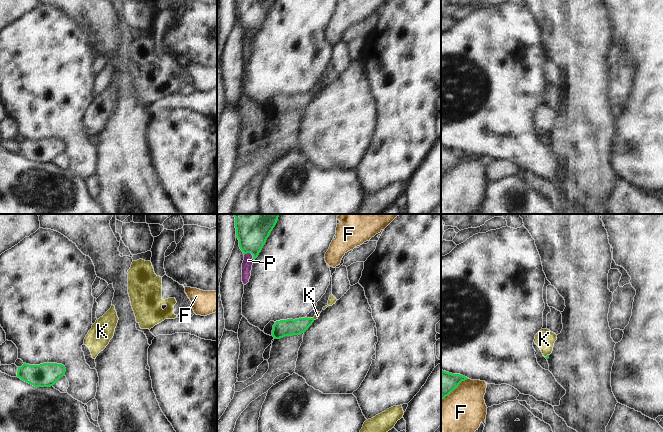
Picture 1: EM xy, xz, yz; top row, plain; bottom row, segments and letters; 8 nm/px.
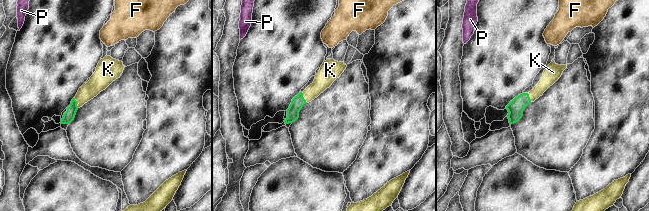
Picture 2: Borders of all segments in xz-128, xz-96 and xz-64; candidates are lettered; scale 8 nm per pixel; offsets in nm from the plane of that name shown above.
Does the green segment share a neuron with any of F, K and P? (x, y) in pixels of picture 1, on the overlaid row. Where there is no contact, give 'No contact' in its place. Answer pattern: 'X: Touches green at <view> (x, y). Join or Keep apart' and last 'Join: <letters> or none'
F: Touches green at yz (454, 388). Keep apart
K: Touches green at yz (546, 356). Join
P: Touches green at xz (250, 252). Keep apart
Join: K.

